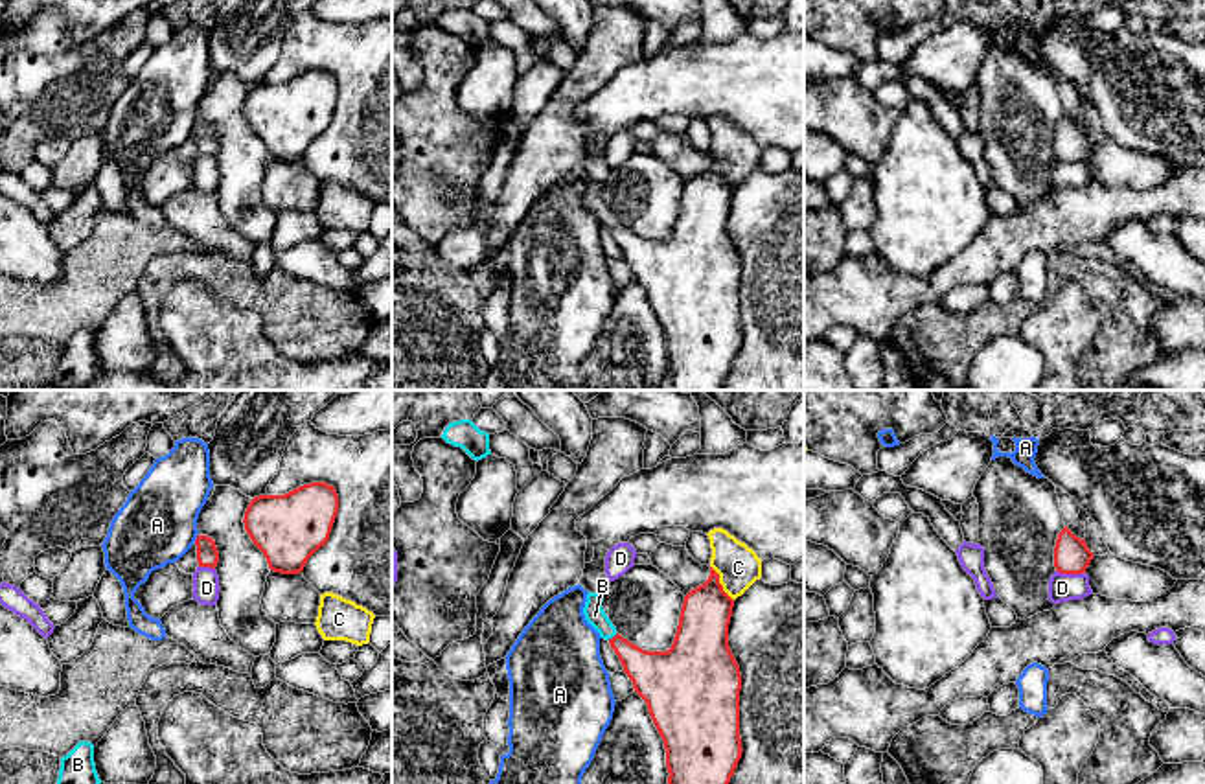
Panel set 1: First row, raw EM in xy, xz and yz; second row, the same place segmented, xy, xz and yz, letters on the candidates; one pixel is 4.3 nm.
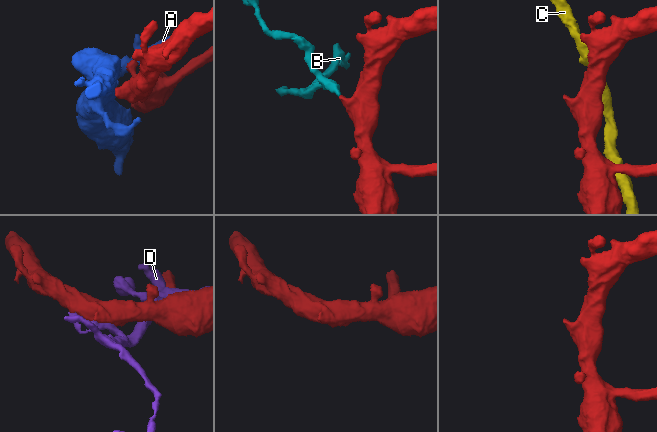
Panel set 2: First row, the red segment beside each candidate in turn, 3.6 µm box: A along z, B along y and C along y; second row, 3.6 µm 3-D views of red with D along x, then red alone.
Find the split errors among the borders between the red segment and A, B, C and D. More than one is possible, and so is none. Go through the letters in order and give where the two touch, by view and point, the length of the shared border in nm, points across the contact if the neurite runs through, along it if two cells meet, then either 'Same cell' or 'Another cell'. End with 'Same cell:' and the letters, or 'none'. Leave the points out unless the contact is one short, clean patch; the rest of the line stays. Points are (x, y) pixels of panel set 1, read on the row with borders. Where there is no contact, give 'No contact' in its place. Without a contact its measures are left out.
A: Touches red at xy (197, 538). Shared border 40 nm. Another cell
B: Touches red at xz (613, 637). Shared border 50 nm. Path across: xz (655, 676), (613, 637), (595, 615). Same cell
C: Touches red at xz (720, 584). Shared border 190 nm. Another cell
D: Touches red at yz (1069, 573). Shared border 120 nm. Another cell
Same cell: B

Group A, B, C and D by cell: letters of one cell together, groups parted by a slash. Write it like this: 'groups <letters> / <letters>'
groups A / B / C / D

